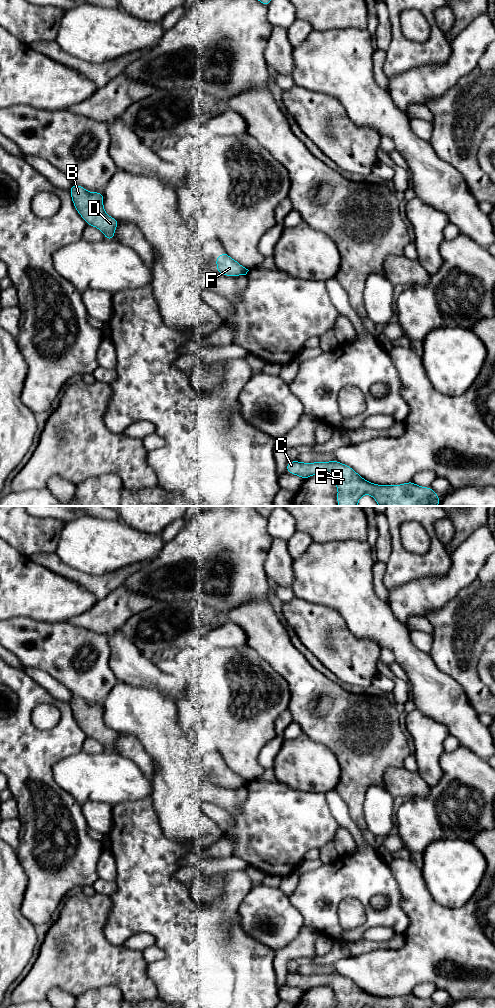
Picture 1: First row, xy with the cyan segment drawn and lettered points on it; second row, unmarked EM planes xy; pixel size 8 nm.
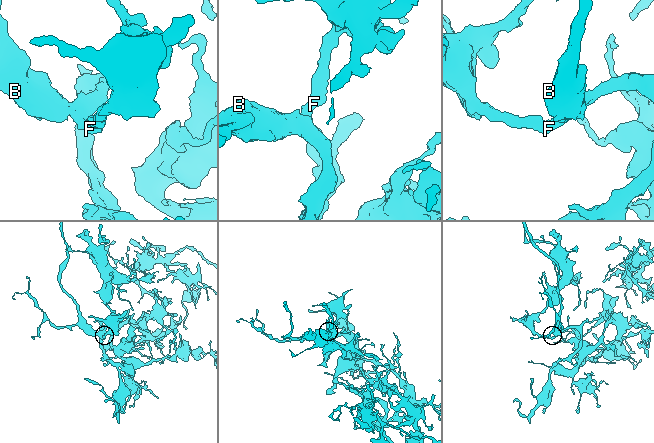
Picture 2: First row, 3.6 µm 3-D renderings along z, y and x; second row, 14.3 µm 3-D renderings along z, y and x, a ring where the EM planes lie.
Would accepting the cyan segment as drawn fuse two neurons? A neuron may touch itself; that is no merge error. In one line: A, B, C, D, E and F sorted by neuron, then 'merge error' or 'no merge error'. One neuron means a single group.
A B C D E F; no merge error

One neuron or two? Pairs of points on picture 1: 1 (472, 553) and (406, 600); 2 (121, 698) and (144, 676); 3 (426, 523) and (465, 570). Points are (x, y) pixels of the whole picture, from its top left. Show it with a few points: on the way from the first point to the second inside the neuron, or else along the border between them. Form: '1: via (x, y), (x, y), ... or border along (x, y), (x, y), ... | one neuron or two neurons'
1: via (459, 571), (440, 590), (424, 595) | one neuron
2: border along (117, 679), (134, 686), (153, 687), (157, 690) | two neurons
3: border along (451, 553), (451, 568), (445, 576) | two neurons

